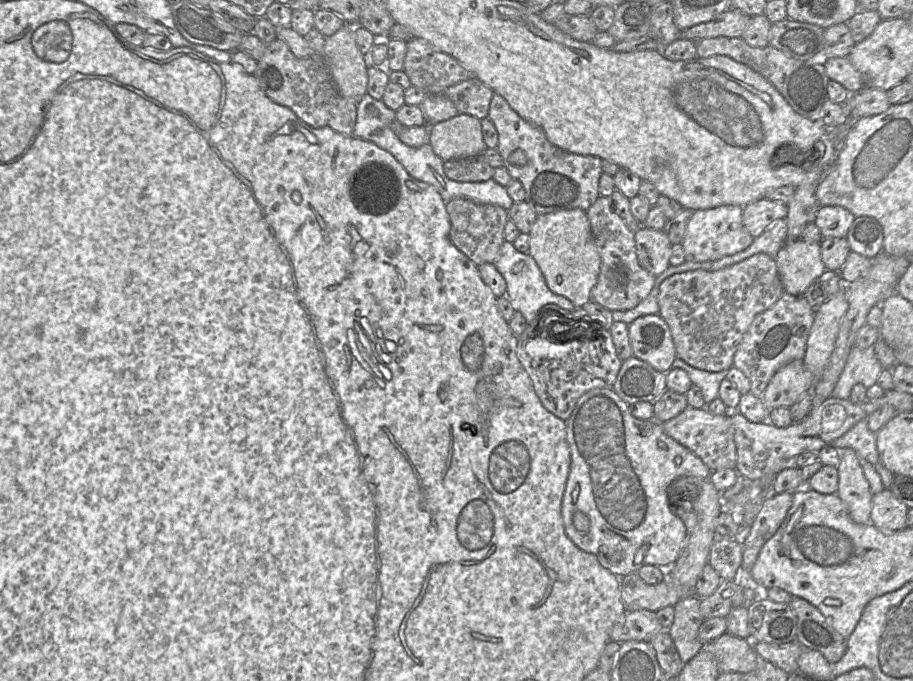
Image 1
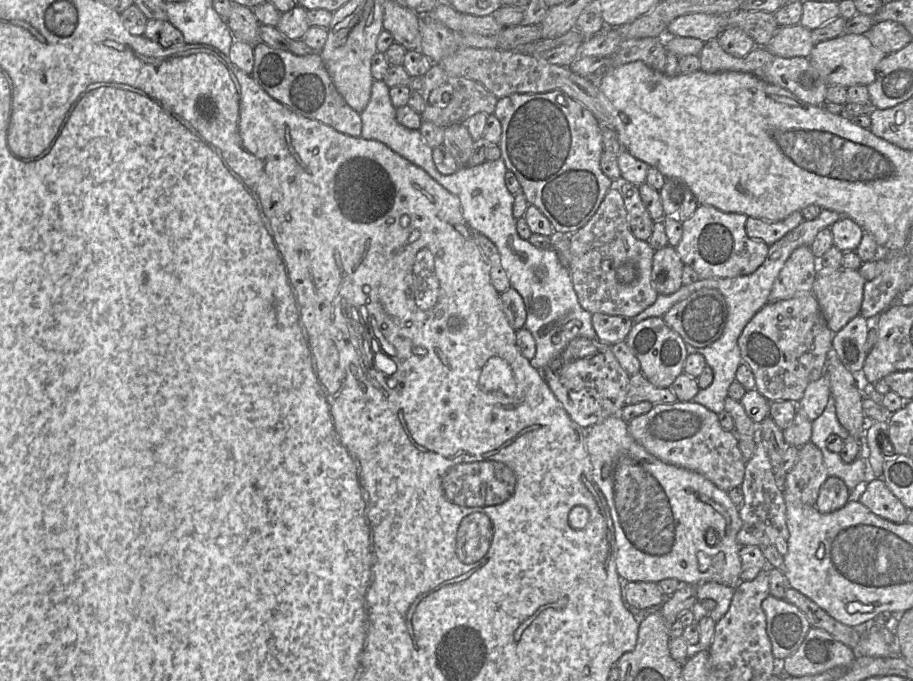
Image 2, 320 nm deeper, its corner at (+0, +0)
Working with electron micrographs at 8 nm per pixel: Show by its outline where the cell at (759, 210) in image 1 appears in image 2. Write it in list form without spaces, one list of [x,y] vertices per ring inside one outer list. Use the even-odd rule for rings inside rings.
[[[793,212],[788,217],[777,222],[748,217],[745,227],[747,236],[753,240],[763,241],[771,246],[787,233],[795,229],[804,221],[802,213]]]

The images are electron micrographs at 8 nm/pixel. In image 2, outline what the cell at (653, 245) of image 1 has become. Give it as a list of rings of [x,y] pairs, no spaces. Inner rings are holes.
[[[666,247],[655,251],[652,263],[652,285],[661,295],[670,295],[680,289],[684,263],[675,247]]]

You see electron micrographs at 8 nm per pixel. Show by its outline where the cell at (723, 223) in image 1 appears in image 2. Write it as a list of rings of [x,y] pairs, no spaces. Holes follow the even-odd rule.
[[[699,204],[692,216],[682,222],[682,238],[675,250],[684,265],[690,266],[700,279],[751,274],[764,262],[769,246],[747,236],[747,218],[741,213],[725,213],[713,206]]]

